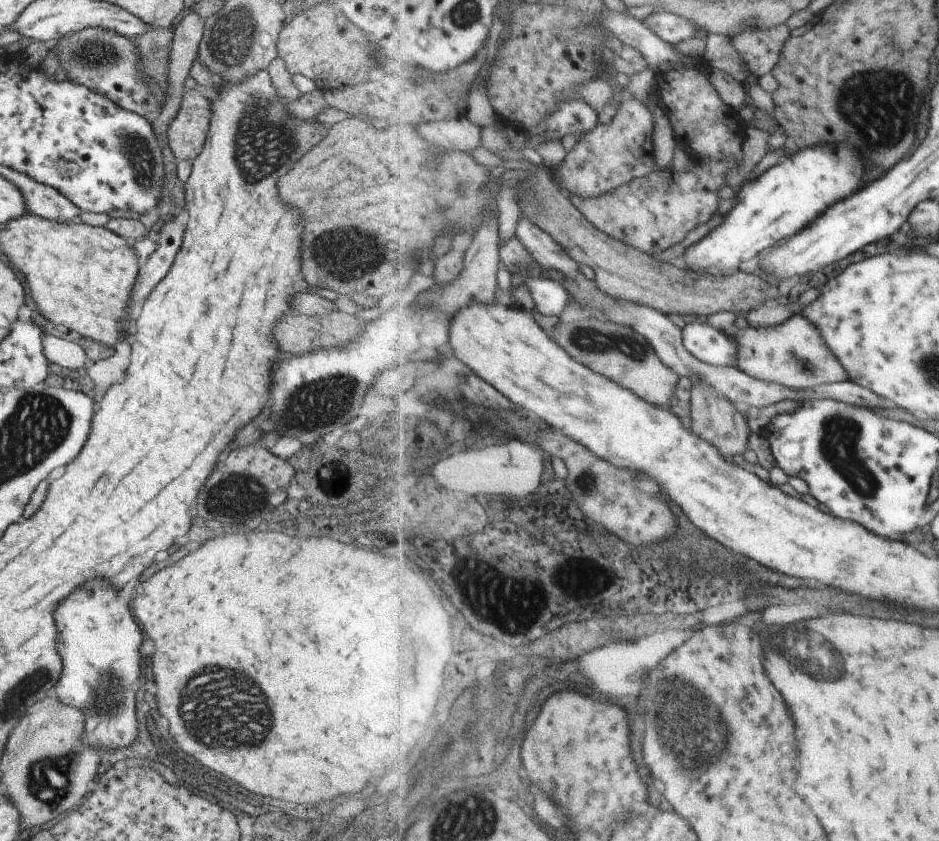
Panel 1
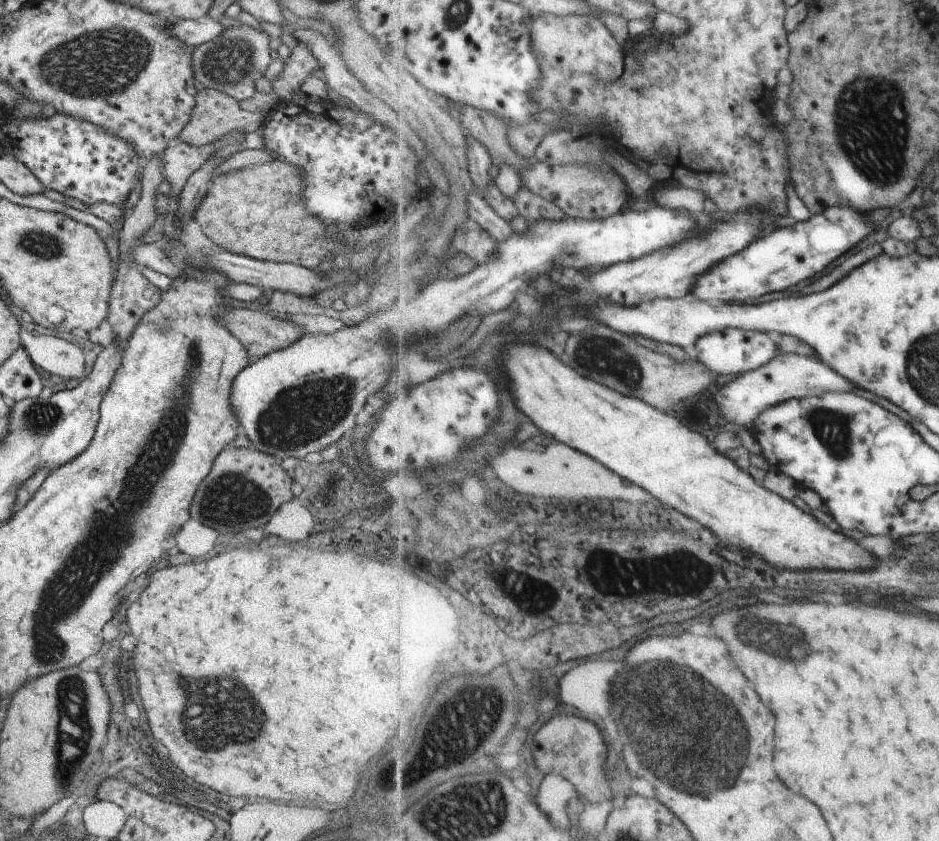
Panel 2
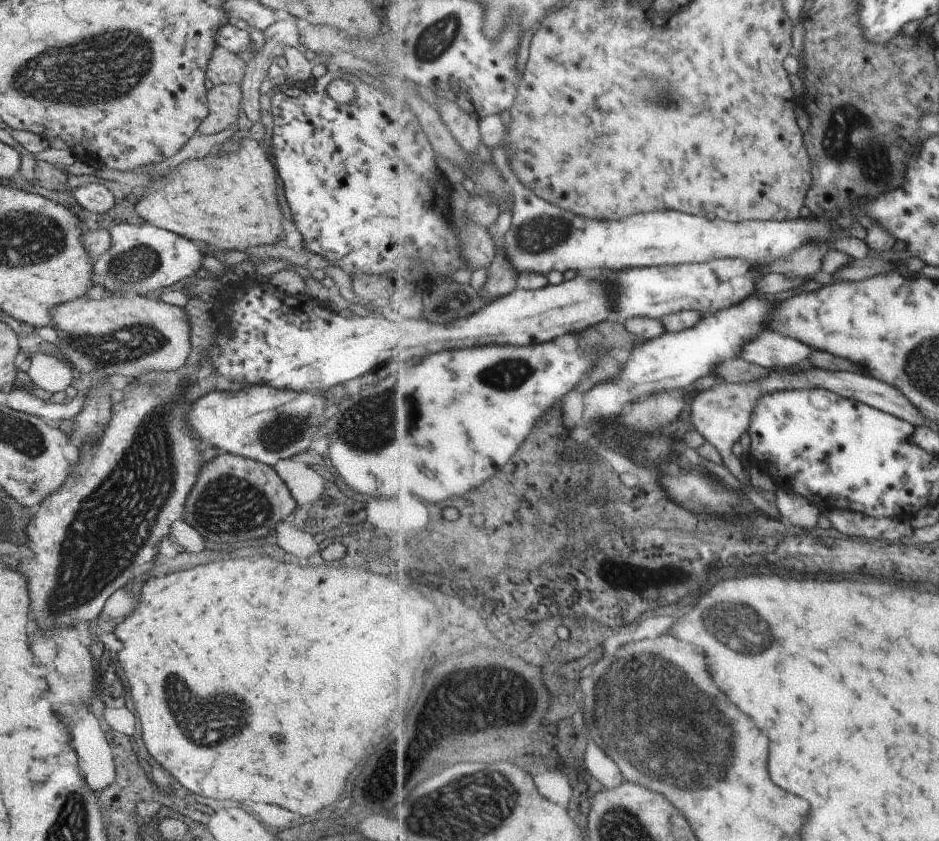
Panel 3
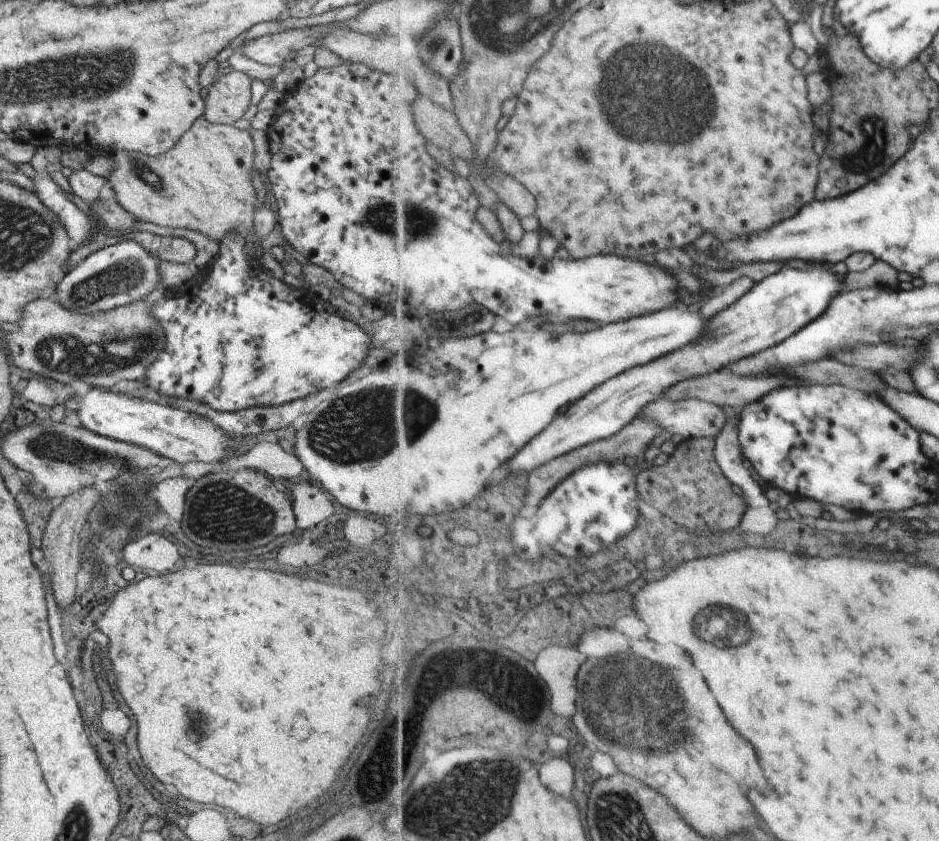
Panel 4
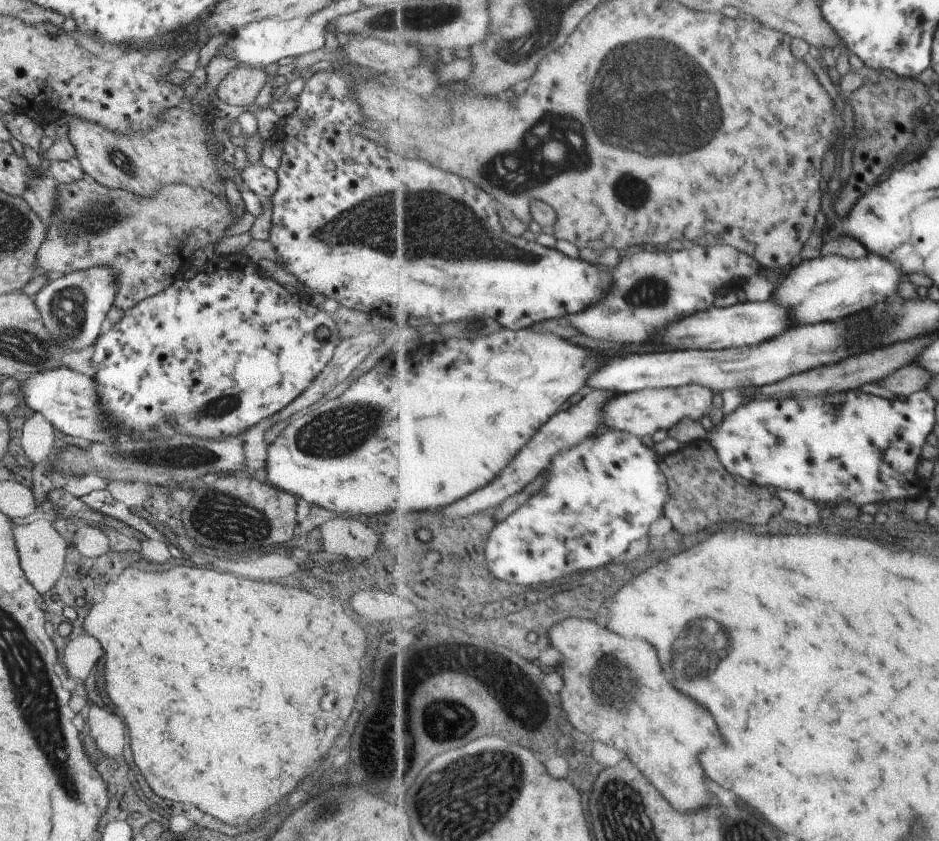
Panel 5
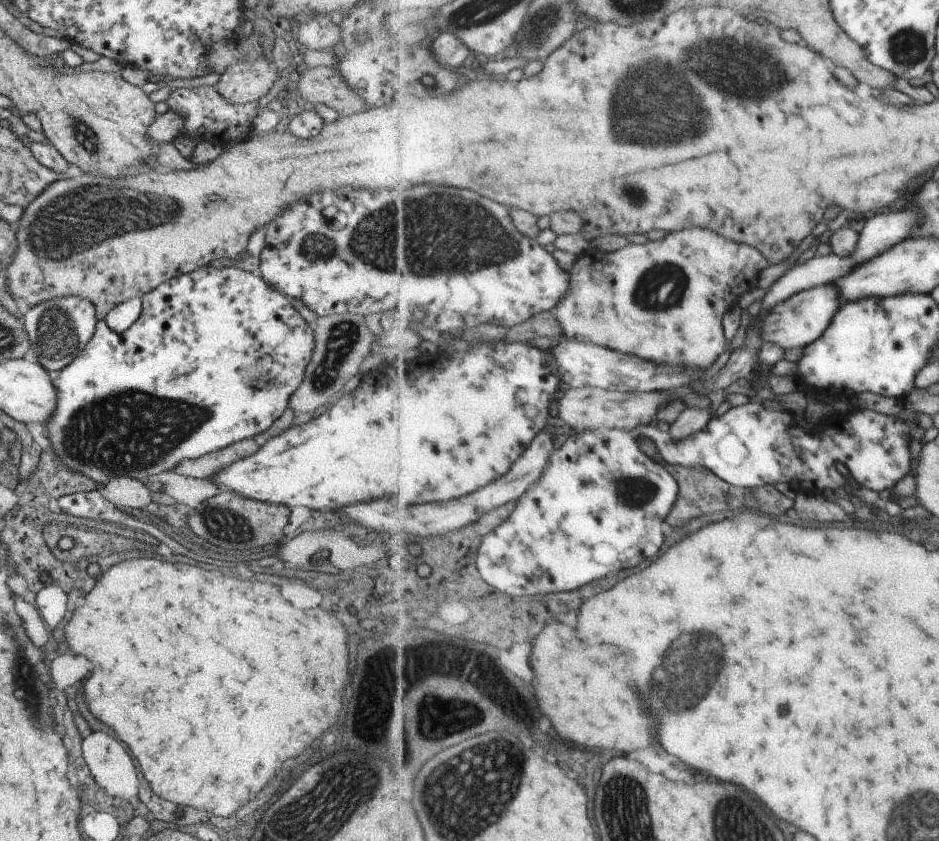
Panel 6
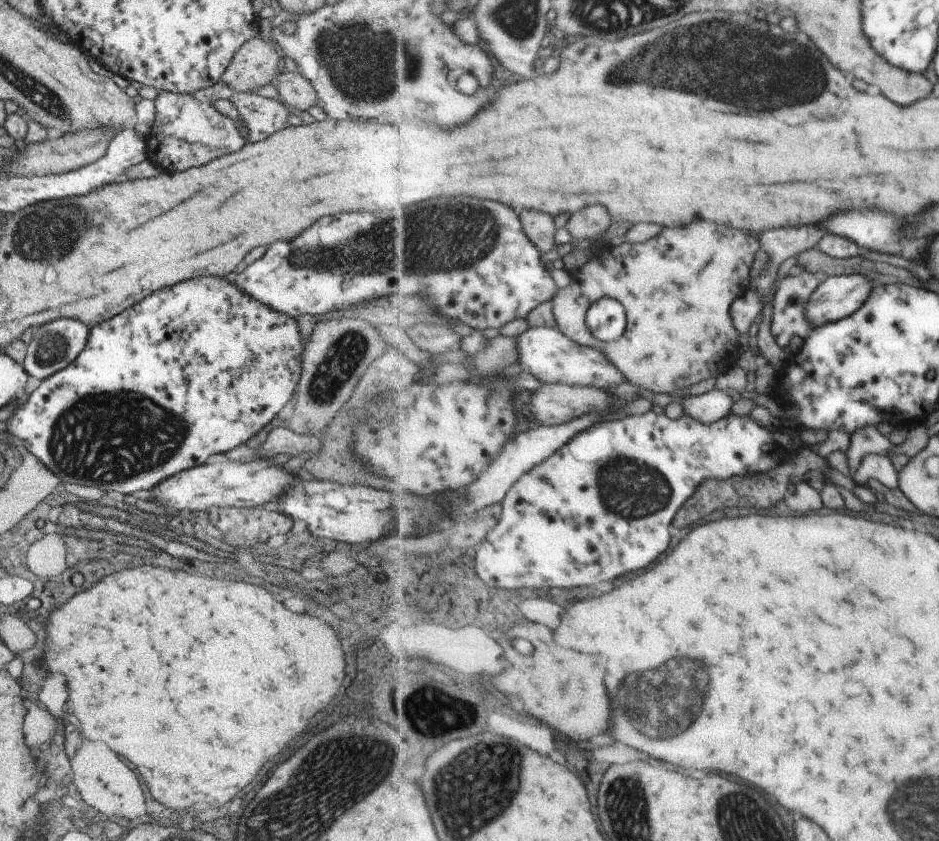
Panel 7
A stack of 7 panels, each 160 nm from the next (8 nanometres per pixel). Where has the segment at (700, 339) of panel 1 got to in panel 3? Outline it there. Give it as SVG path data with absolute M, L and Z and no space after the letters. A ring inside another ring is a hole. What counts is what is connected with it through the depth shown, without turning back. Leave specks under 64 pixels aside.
M763 332L751 346L743 345L741 358L757 364L757 366L787 366L787 364L799 364L803 362L813 348L807 344L793 340L789 336L781 336L775 332Z

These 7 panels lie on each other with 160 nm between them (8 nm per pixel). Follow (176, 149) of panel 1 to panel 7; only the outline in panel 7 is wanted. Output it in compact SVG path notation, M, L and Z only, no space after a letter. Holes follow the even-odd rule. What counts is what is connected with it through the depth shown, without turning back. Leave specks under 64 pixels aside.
M257 36L247 40L235 52L221 81L233 92L246 94L269 85L278 74L280 53L271 42Z

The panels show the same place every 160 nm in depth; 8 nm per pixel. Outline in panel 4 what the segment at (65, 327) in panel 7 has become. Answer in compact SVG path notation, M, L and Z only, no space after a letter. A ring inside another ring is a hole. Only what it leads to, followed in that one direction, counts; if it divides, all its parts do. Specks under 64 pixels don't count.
M123 240L89 254L79 266L72 267L55 286L53 297L71 314L77 312L89 316L93 312L107 312L139 301L155 290L160 282L158 265L158 259L147 254L137 242Z

